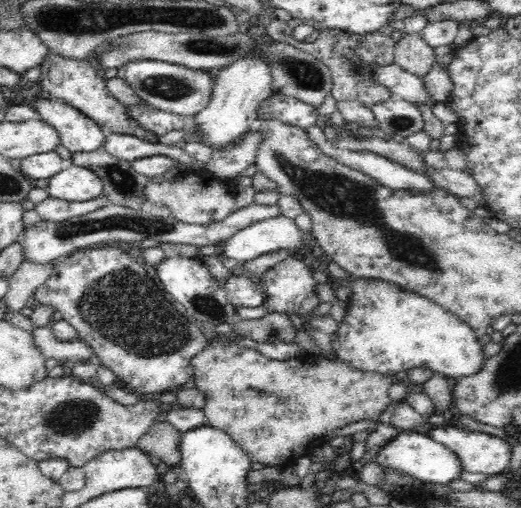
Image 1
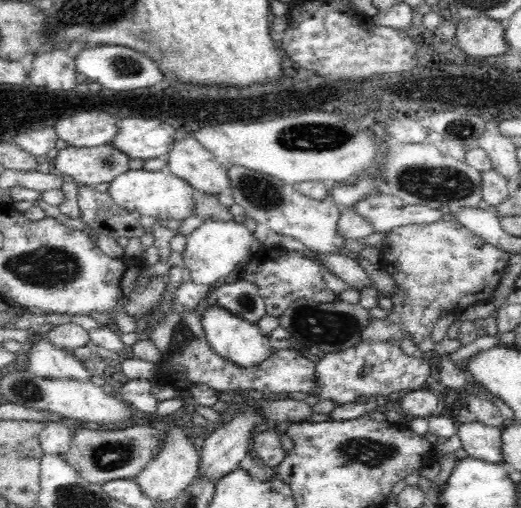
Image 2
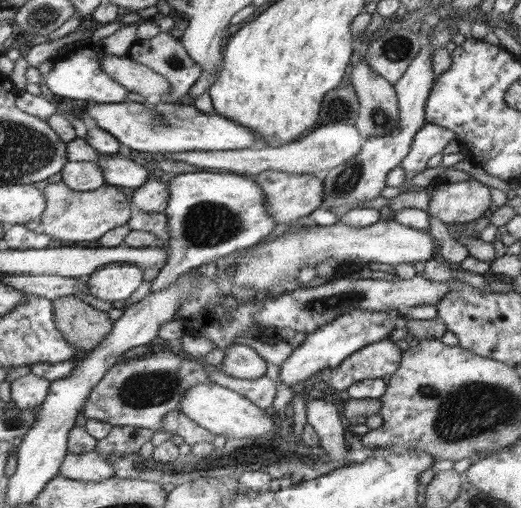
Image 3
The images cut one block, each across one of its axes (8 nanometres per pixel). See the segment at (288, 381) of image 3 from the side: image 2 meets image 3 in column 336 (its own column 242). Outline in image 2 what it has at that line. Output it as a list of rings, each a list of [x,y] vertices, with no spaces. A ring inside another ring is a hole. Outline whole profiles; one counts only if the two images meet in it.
[[[218,304],[206,307],[201,315],[205,339],[218,355],[228,359],[234,365],[249,367],[261,363],[270,357],[275,350],[270,344],[270,338],[261,333],[256,323],[250,323],[246,319],[237,317]]]

